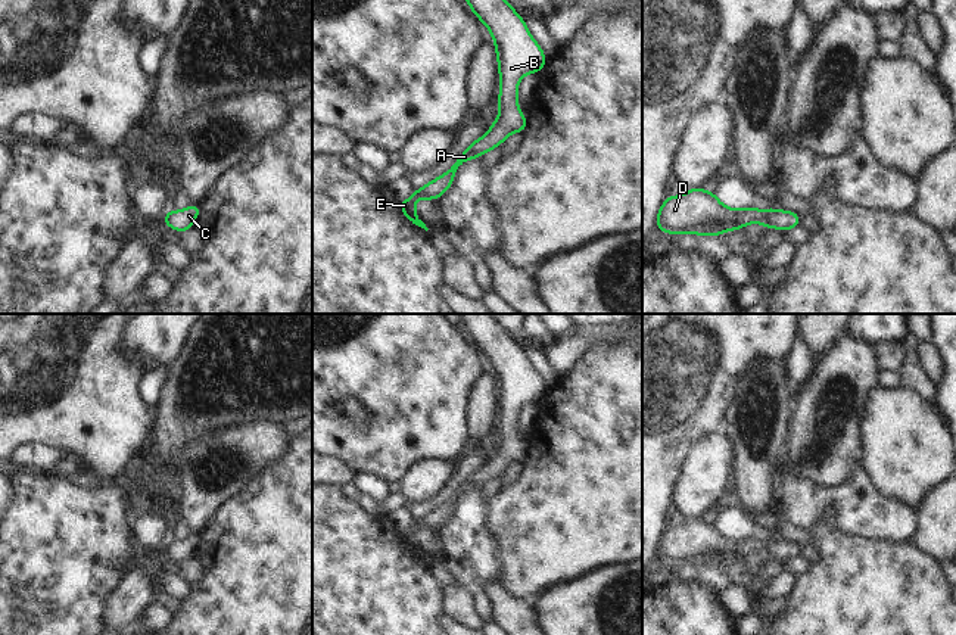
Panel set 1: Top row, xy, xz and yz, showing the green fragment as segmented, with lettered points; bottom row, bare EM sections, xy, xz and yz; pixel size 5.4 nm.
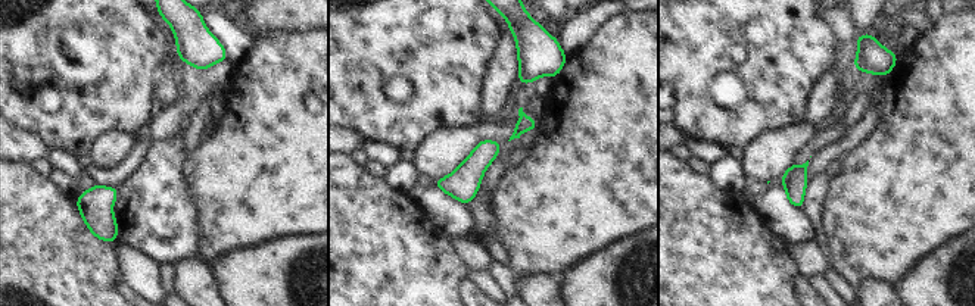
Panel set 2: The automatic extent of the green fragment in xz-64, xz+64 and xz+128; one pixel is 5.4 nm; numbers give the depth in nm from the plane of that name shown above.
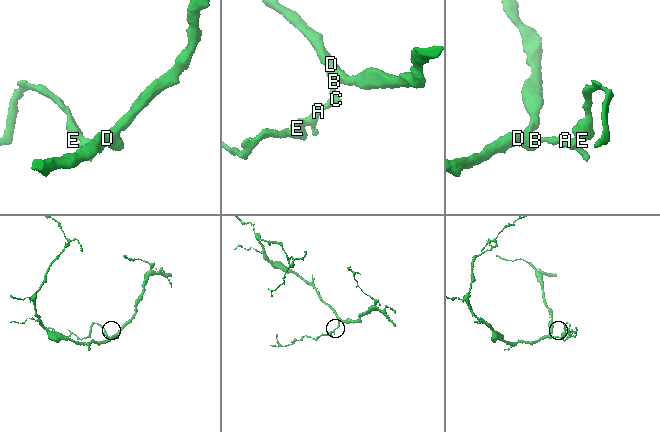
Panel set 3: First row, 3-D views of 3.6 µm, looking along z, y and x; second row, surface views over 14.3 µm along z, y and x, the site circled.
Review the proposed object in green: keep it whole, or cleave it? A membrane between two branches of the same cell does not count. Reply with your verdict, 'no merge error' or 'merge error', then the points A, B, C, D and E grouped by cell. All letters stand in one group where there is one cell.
no merge error | A B C D E

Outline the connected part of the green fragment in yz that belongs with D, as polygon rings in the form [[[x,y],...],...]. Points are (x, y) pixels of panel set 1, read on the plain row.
[[[701,517],[688,520],[681,526],[666,527],[656,551],[656,558],[670,564],[711,564],[723,566],[725,560],[738,560],[751,552],[760,552],[765,558],[778,557],[788,561],[797,557],[801,550],[797,542],[769,538],[731,539],[722,535],[716,523]]]

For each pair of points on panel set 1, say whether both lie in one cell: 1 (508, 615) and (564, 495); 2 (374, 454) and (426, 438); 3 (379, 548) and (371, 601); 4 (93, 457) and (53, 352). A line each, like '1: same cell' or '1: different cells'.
1: different cells
2: same cell
3: same cell
4: same cell

